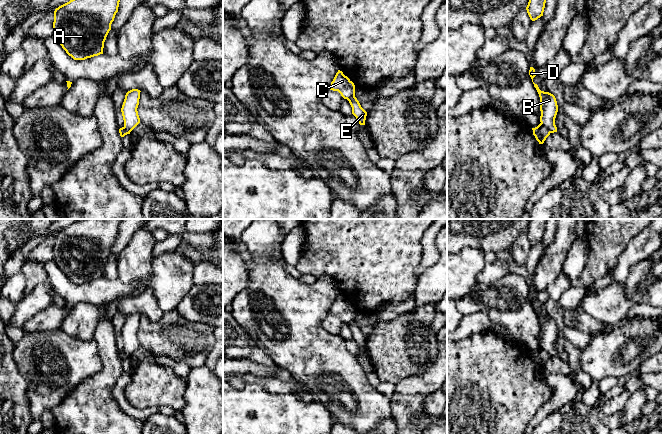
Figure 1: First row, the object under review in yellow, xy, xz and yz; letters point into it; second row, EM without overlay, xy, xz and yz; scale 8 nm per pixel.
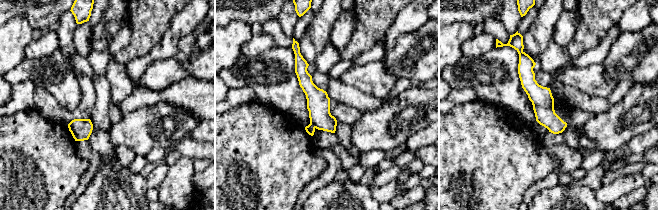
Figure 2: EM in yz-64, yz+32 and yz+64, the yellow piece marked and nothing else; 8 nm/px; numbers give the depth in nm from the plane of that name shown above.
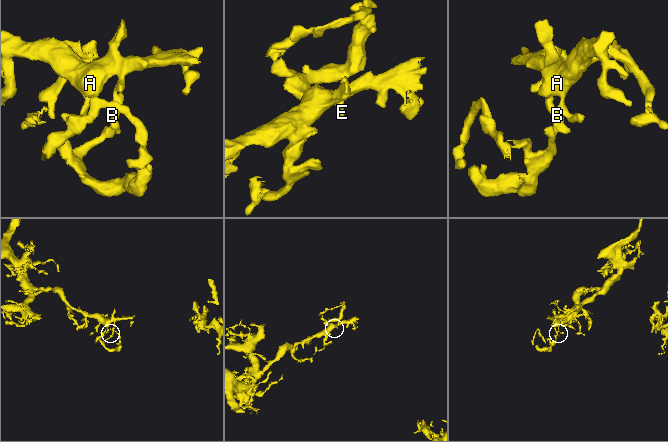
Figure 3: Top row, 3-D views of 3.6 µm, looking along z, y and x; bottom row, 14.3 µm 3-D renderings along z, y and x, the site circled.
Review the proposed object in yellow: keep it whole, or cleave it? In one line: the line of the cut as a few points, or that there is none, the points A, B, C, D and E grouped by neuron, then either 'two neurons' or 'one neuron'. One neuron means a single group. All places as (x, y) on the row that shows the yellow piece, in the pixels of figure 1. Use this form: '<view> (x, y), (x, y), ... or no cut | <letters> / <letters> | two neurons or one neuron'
yz (541, 122), (550, 132) | A B D E / C | two neurons

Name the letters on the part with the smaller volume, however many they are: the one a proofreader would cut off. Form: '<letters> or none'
C

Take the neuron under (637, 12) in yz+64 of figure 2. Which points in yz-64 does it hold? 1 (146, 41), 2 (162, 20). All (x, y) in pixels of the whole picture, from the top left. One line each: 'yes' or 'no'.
1: no
2: no

